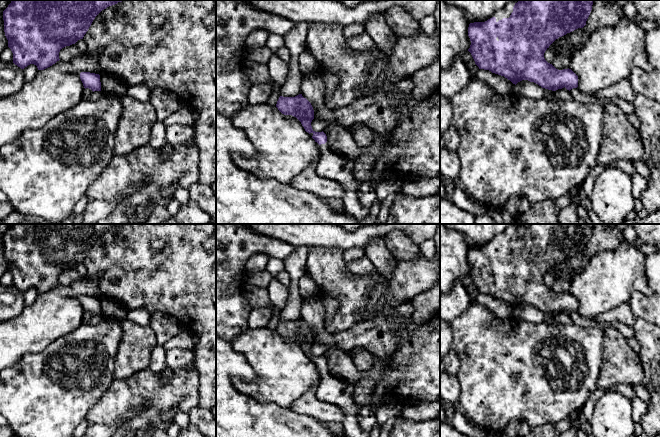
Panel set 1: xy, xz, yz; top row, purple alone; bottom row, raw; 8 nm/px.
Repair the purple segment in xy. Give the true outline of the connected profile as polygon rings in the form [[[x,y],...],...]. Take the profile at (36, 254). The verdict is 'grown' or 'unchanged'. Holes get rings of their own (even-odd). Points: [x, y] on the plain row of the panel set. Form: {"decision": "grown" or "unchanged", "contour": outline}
{"decision": "unchanged", "contour": [[[12,224],[3,235],[4,256],[8,271],[13,277],[13,287],[24,293],[30,288],[44,294],[59,285],[62,272],[83,263],[95,241],[109,230],[124,224]]]}

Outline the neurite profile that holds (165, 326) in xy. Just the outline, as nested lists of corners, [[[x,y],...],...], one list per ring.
[[[162,312],[150,313],[150,327],[154,330],[159,345],[164,345],[183,329],[176,318]]]

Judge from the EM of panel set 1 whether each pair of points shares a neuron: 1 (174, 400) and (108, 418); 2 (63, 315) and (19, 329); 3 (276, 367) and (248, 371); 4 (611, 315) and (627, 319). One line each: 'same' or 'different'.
1: same
2: same
3: different
4: same

